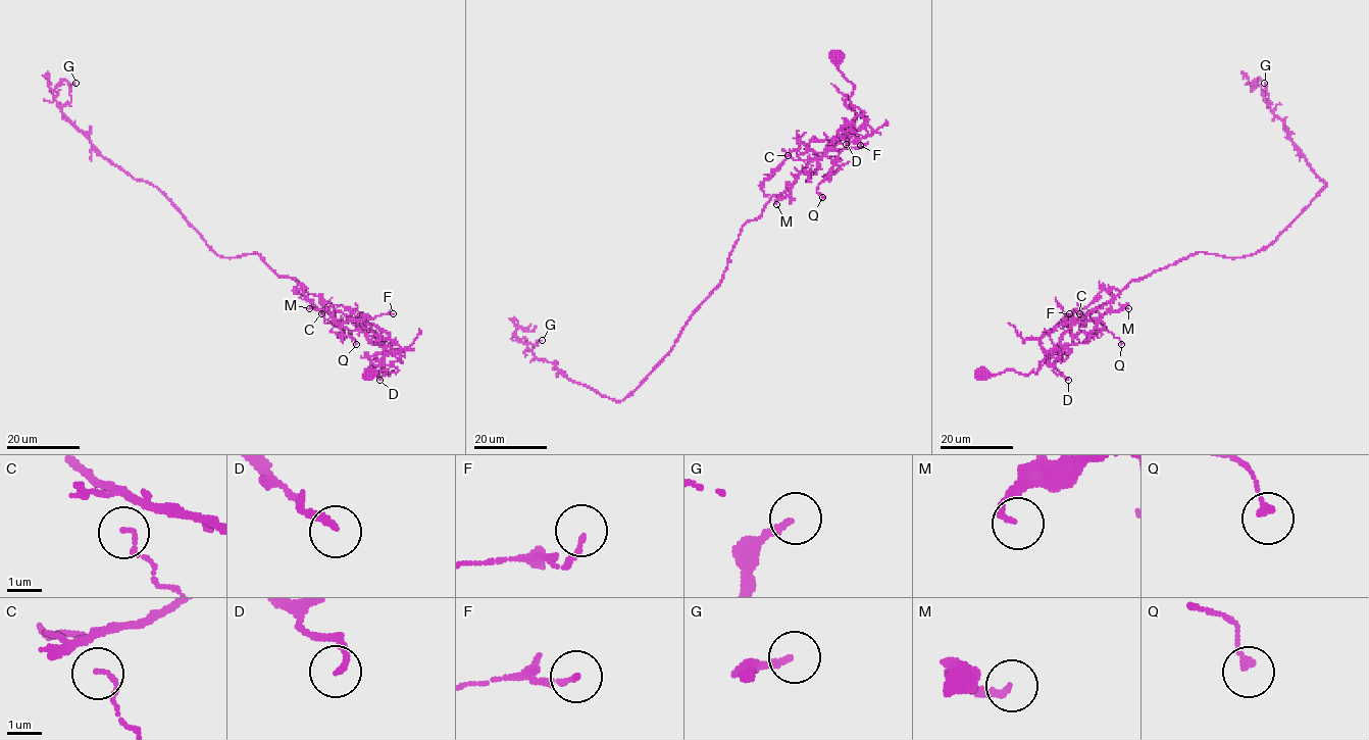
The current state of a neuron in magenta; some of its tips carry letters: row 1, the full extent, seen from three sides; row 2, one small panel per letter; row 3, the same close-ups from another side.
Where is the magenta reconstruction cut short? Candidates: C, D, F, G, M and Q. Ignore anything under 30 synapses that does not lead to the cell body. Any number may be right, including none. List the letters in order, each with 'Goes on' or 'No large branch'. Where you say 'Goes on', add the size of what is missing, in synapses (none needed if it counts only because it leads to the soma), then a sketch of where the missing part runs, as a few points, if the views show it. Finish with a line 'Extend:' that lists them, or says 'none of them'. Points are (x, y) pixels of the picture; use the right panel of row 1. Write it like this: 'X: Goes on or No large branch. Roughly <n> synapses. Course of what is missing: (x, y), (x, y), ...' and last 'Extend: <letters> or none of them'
C: No large branch
D: No large branch
F: No large branch
G: No large branch
M: No large branch
Q: No large branch
Extend: none of them

